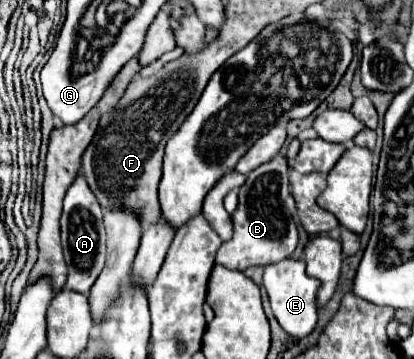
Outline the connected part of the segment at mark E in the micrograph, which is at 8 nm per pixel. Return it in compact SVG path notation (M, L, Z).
M290 257L264 267L264 289L268 291L272 313L278 319L278 323L282 325L282 329L294 337L310 335L310 331L314 331L316 319L318 319L318 313L316 313L318 281L308 277L304 269L306 269L306 265L302 259L290 259Z

